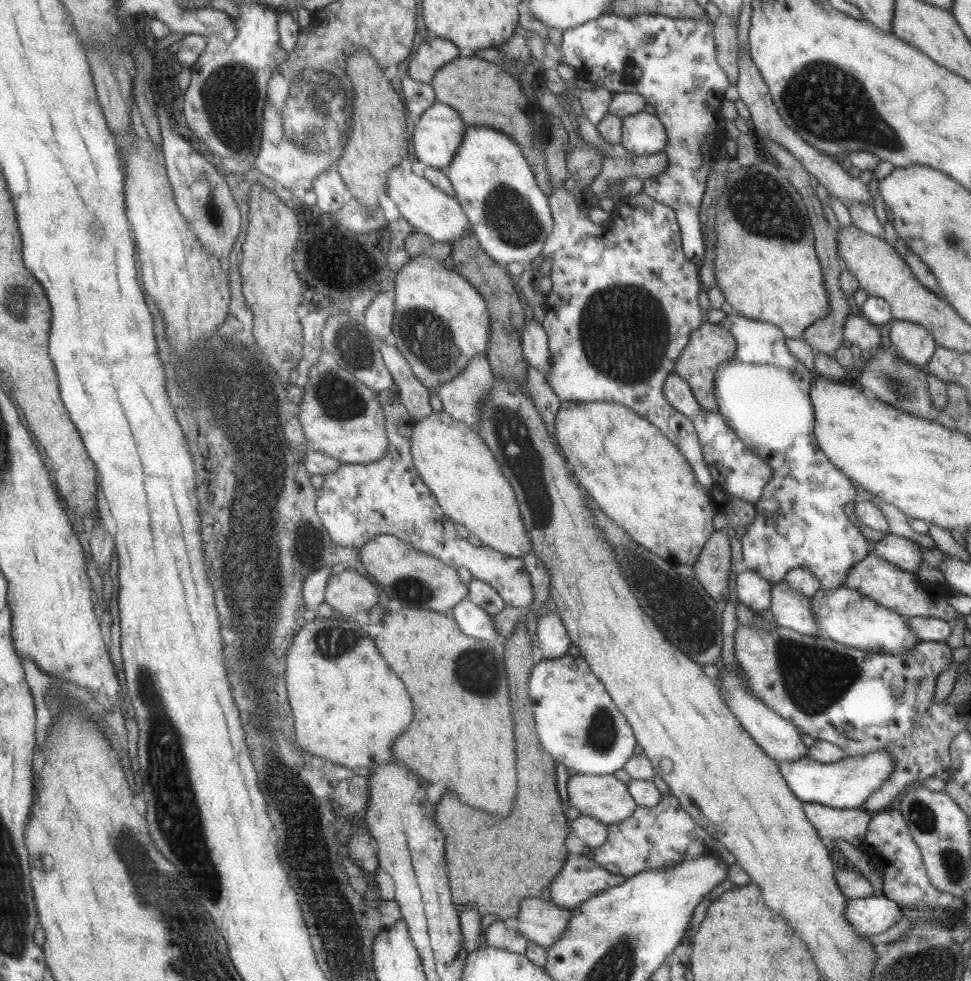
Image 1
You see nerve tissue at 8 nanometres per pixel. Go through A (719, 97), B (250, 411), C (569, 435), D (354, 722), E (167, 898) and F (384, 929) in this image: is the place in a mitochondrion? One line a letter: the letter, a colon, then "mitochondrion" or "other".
A: other
B: mitochondrion
C: other
D: other
E: mitochondrion
F: other

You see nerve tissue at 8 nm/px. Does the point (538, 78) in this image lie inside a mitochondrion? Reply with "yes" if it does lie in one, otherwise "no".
no

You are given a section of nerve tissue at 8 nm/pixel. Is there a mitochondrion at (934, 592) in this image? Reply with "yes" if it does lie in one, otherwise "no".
no

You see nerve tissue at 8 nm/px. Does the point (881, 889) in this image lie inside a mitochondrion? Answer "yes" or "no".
no

